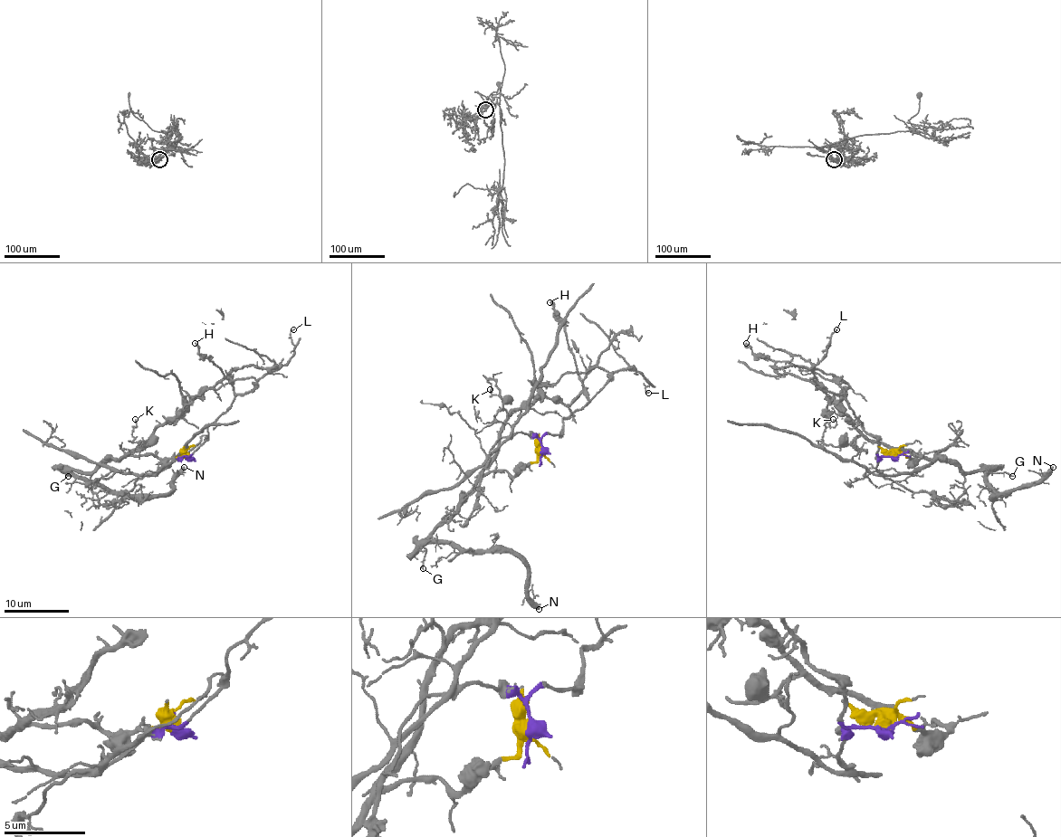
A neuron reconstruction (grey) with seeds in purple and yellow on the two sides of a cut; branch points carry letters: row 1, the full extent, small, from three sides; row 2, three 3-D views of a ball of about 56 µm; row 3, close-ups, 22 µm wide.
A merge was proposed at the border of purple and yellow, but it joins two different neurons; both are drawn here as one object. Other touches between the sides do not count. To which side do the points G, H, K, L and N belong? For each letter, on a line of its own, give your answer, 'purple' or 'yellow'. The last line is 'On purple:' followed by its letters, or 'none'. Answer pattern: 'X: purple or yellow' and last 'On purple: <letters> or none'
G: yellow
H: purple
K: yellow
L: purple
N: yellow
On purple: H, L

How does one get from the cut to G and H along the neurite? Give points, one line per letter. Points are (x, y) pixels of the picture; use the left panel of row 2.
G: (186, 456), (183, 453), (170, 458), (150, 455), (105, 458), (91, 471), (72, 471), (69, 476)
H: (187, 456), (207, 437), (207, 427), (232, 403), (234, 393), (234, 386), (221, 368), (204, 356), (195, 342)

